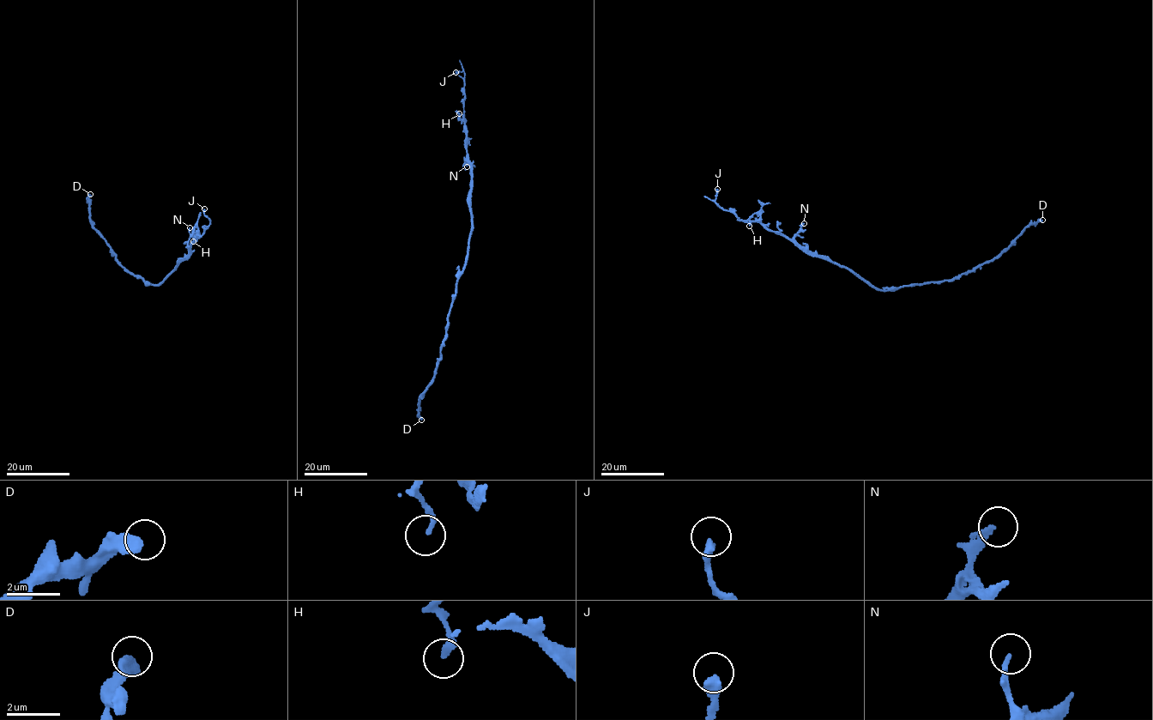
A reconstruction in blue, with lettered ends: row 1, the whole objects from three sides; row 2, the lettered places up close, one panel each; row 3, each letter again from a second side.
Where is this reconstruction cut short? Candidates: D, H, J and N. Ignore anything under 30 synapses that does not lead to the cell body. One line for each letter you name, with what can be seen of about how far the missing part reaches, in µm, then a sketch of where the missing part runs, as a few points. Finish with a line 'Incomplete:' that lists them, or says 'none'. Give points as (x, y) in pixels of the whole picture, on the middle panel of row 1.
Incomplete: none

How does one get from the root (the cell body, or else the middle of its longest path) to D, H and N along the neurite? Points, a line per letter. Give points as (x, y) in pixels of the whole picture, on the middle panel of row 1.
D: (467, 251), (435, 378), (420, 397), (418, 416), (421, 420)
H: (467, 251), (472, 226), (470, 196), (473, 182), (465, 122), (459, 113)
N: (467, 251), (472, 226), (470, 196), (472, 186), (470, 166), (465, 160), (467, 166)

